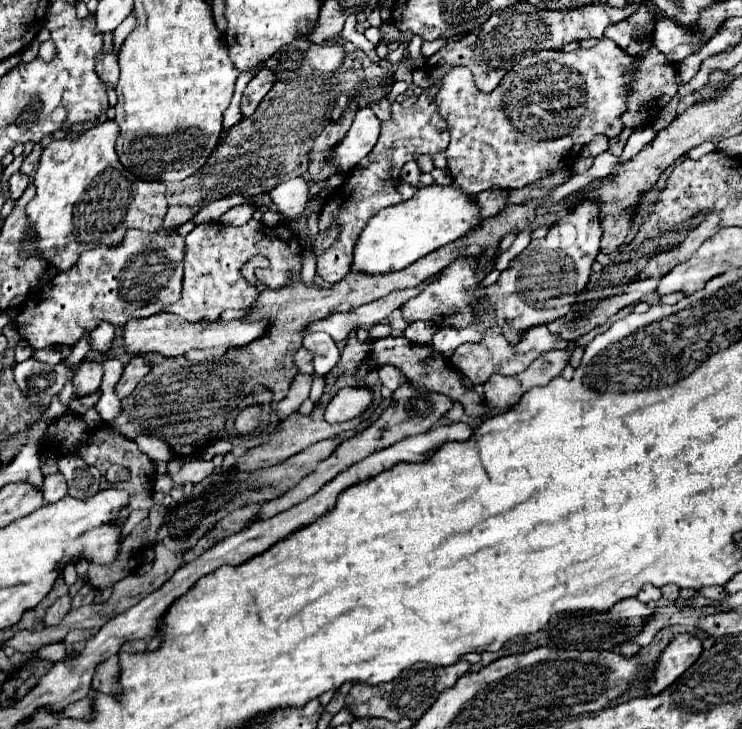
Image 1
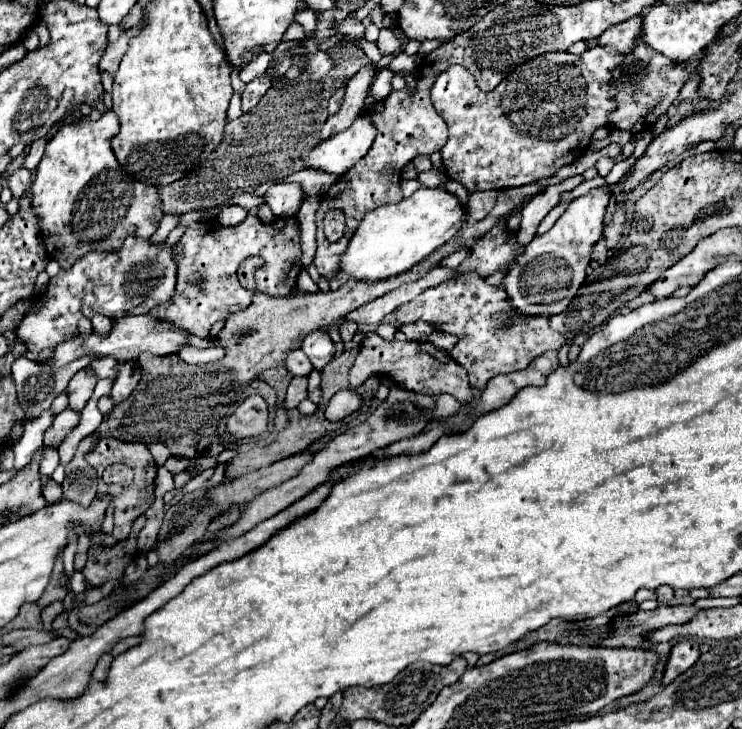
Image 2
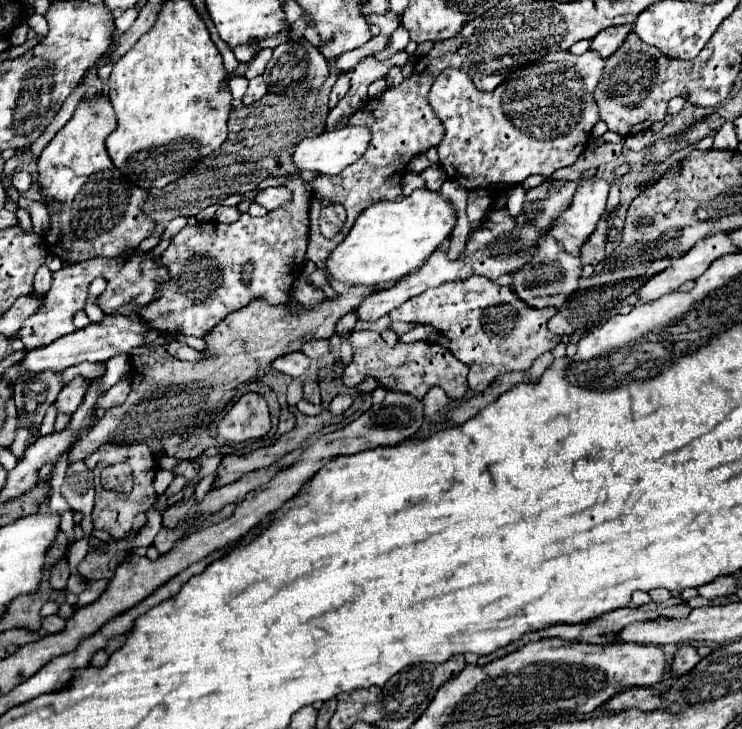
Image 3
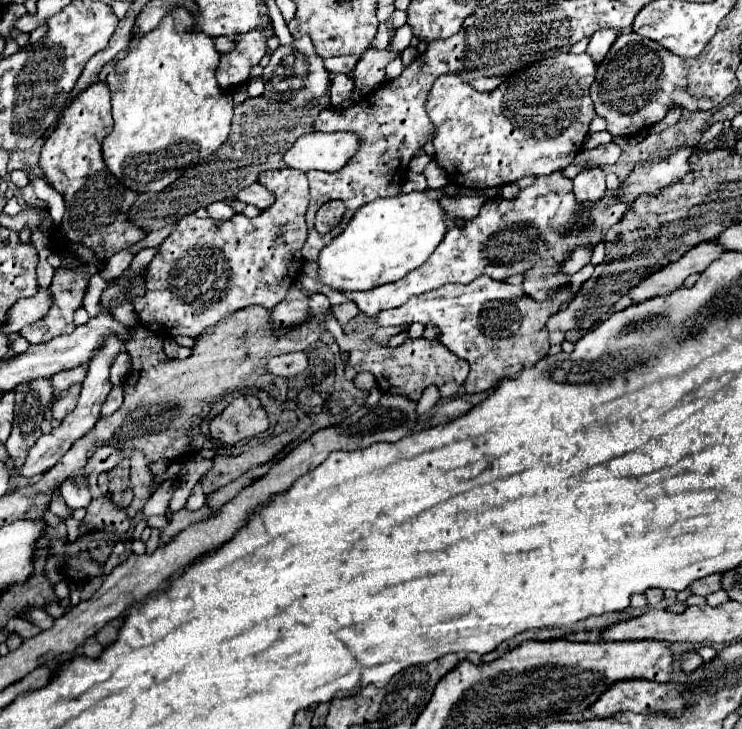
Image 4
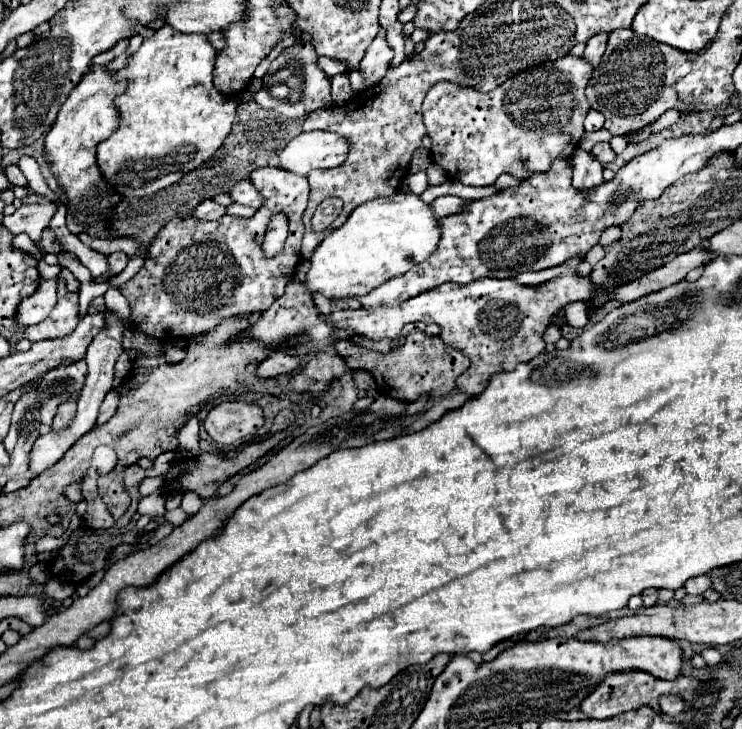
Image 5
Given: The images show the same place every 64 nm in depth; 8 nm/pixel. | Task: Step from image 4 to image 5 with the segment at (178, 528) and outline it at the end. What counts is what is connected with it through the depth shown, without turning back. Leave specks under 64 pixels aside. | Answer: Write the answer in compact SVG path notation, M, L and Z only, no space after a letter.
M176 508L175 510L166 512L164 517L168 522L176 527L180 526L180 524L182 524L191 516L186 514L181 508Z

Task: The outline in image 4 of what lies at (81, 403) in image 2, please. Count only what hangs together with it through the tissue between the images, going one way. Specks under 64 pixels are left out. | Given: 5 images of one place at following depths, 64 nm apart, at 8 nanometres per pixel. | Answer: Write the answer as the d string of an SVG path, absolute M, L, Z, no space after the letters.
M80 384L76 388L70 388L68 392L64 392L64 396L54 404L54 418L62 420L66 414L70 414L76 408L76 396L80 394Z

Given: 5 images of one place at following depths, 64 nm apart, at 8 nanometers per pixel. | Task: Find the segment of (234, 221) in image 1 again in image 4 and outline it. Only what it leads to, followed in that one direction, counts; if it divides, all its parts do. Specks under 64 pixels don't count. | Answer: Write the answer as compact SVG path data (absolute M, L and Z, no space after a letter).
M212 202L206 206L206 212L214 220L228 220L234 216L234 210L226 202Z

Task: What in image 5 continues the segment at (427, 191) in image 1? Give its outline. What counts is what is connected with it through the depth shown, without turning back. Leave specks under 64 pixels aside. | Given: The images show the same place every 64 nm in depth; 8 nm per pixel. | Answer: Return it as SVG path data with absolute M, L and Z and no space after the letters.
M396 192L388 198L376 198L360 204L348 220L340 226L334 228L322 244L314 250L310 258L310 268L306 272L304 286L310 292L310 296L326 296L328 300L346 300L352 296L364 296L372 292L376 286L382 282L390 280L392 276L400 276L408 272L412 266L424 262L428 254L436 250L436 244L440 240L440 230L438 230L438 218L432 216L432 210L428 204L424 204L416 194L404 194Z

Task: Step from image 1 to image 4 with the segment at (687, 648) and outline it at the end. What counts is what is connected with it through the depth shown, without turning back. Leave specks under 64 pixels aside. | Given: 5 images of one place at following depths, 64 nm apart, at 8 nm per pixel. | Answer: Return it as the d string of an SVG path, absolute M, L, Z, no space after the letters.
M688 652L684 654L684 660L682 660L682 670L686 672L694 672L696 668L700 668L704 664L704 660L700 658L698 652Z

